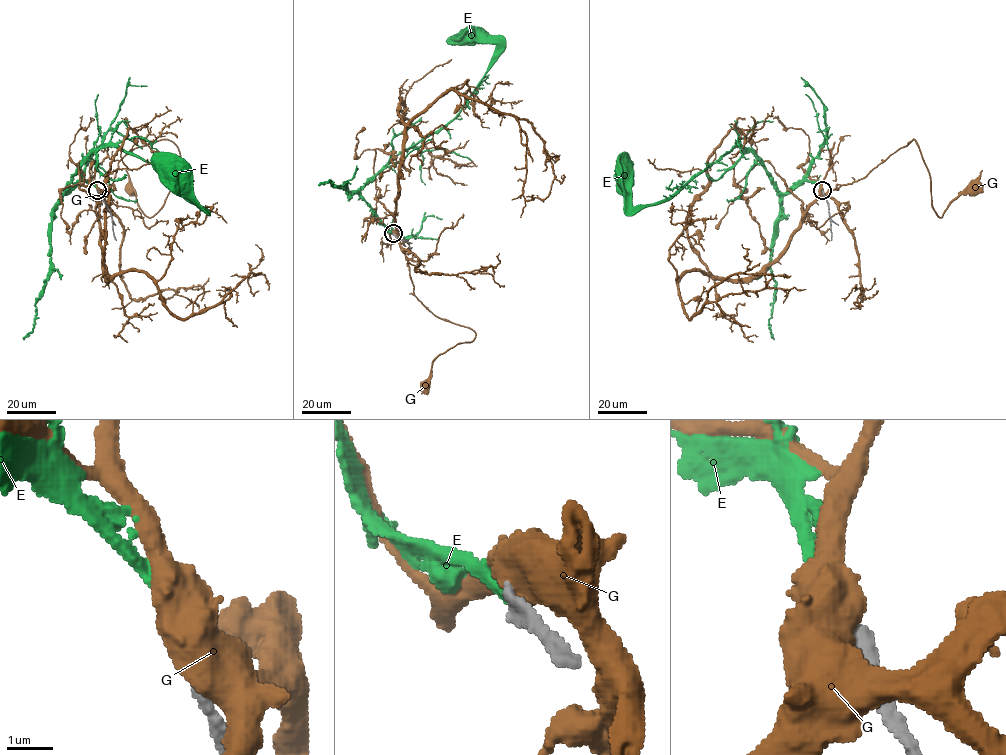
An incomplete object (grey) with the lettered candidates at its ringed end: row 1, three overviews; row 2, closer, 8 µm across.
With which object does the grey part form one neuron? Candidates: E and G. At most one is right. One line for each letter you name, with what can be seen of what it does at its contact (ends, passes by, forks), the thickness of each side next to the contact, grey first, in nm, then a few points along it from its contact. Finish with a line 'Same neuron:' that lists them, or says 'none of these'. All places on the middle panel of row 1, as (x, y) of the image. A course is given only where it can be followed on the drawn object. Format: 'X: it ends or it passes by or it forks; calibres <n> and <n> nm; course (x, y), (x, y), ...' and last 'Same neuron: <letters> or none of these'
E: it ends; calibres 300 and 240 nm; course (393, 234), (361, 189), (391, 159), (459, 112), (496, 45), (467, 36)
Same neuron: E

